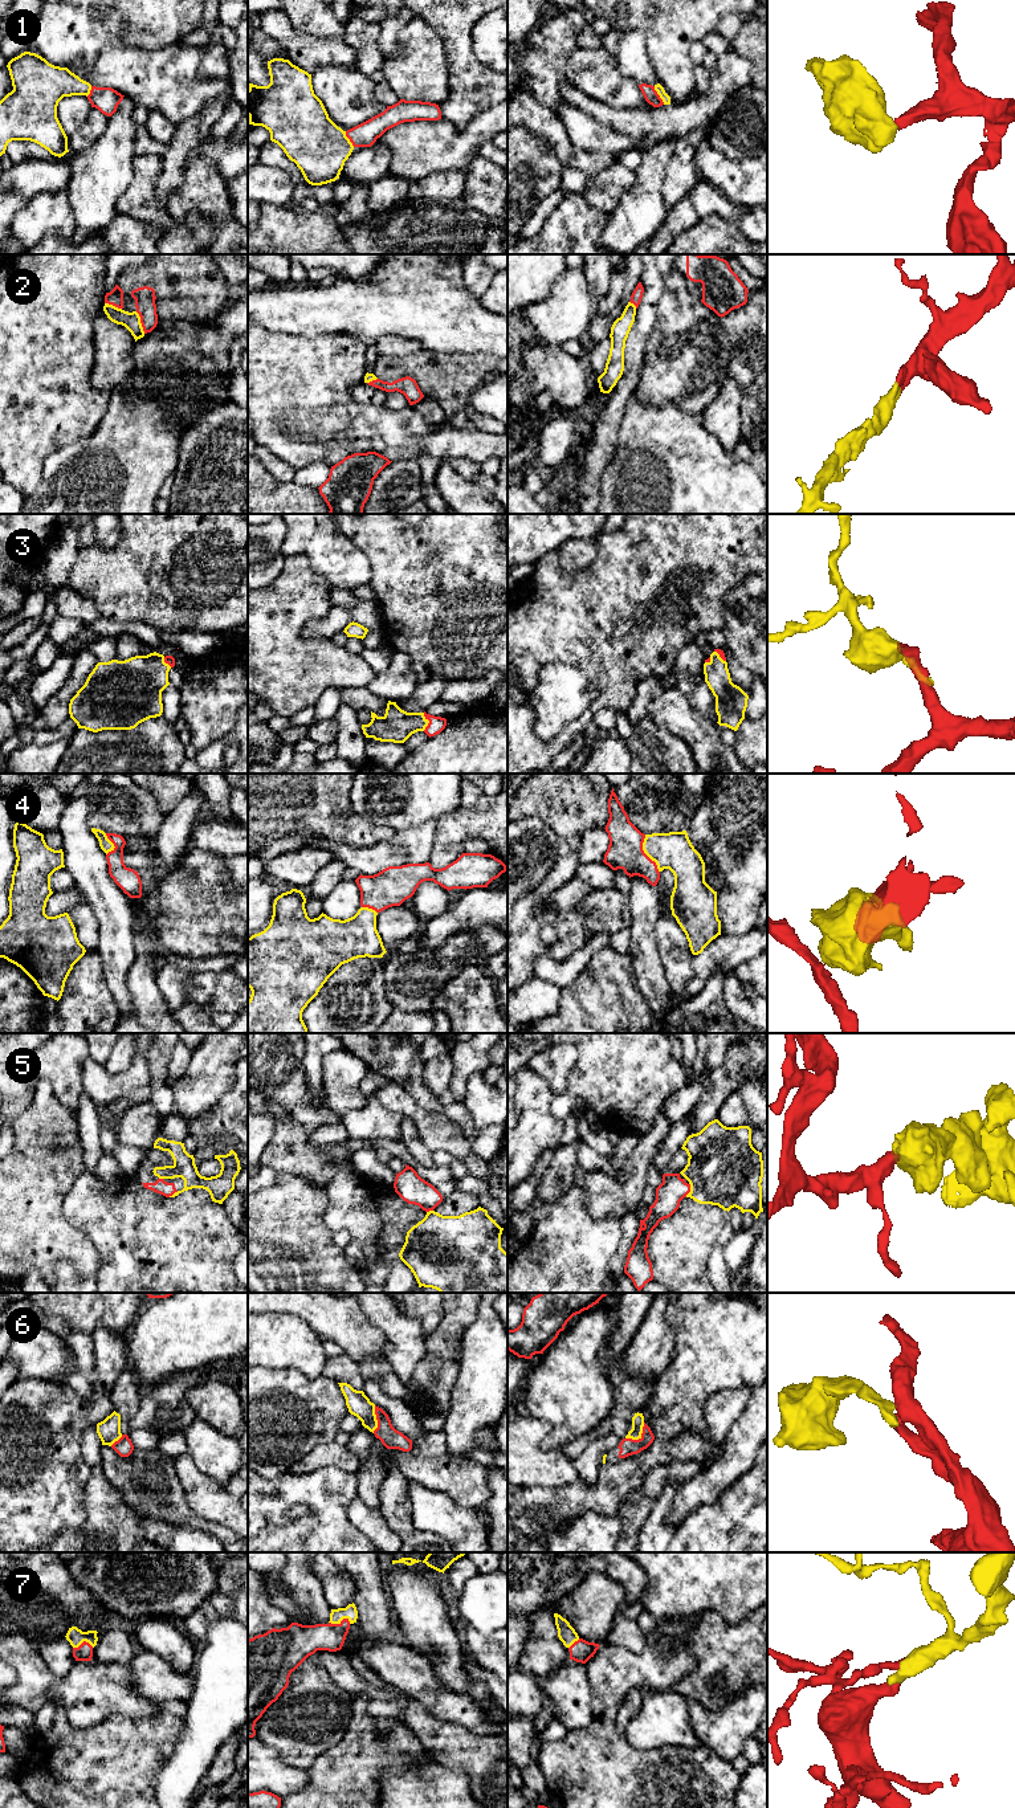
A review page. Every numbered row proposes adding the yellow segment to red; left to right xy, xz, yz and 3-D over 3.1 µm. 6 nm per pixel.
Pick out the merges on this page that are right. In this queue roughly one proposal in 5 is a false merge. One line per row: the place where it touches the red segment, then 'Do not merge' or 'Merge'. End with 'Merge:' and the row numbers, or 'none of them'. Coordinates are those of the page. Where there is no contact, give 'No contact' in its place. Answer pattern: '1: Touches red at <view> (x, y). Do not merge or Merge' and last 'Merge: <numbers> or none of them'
1: Touches red at yz (659, 96). Merge
2: Touches red at xy (141, 322). Merge
3: Touches red at xz (429, 722). Merge
4: Touches red at yz (644, 853). Merge
5: Touches red at yz (689, 1190). Merge
6: Touches red at yz (639, 1439). Merge
7: Touches red at xz (341, 1621). Merge
Merge: 1, 2, 3, 4, 5, 6, 7

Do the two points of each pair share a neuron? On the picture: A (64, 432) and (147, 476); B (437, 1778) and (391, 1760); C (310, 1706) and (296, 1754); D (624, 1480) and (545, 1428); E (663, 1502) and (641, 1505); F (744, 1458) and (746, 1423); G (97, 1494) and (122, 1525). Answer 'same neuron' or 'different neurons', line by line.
A: different neurons
B: different neurons
C: same neuron
D: different neurons
E: different neurons
F: same neuron
G: same neuron

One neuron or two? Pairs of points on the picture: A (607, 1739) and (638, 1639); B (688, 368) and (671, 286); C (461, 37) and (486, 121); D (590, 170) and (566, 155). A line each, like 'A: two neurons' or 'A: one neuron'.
A: two neurons
B: one neuron
C: two neurons
D: one neuron

